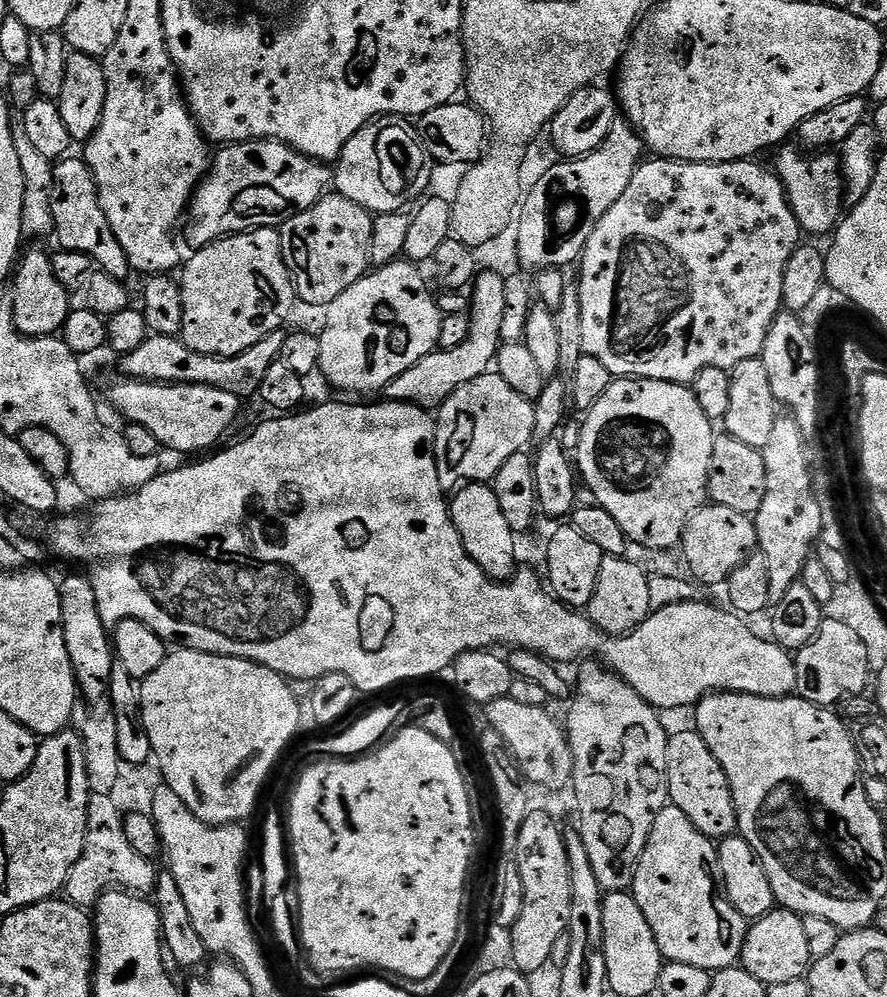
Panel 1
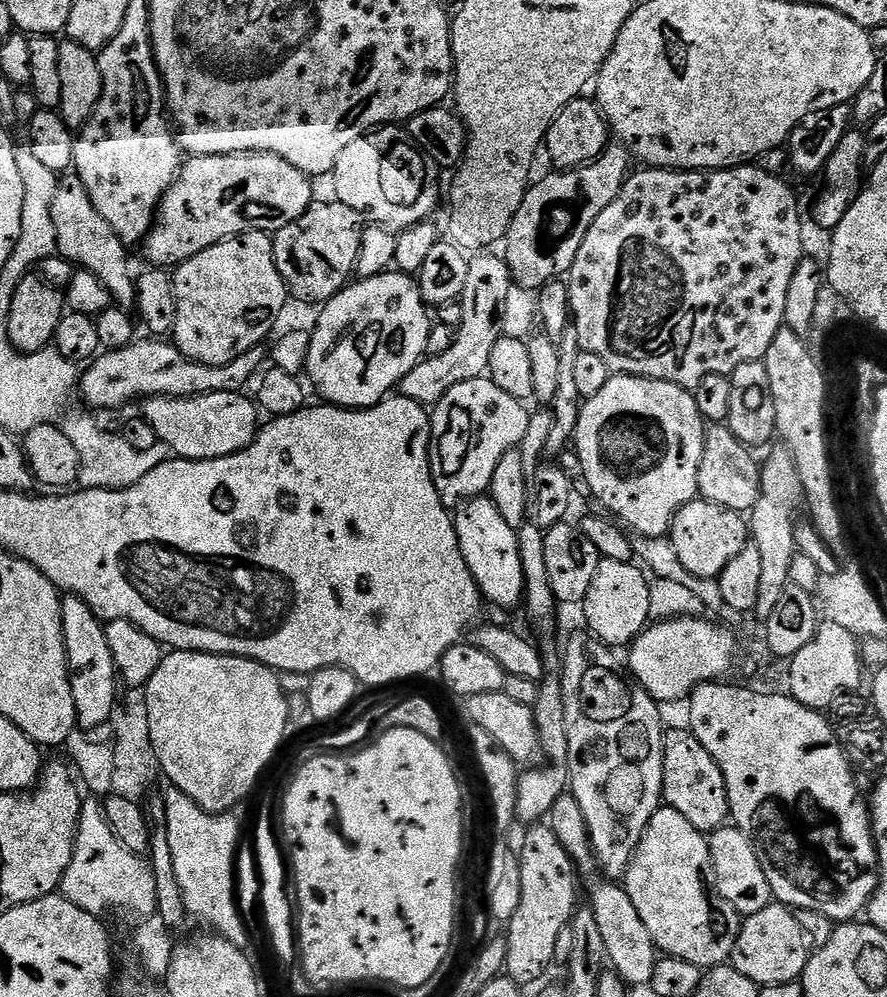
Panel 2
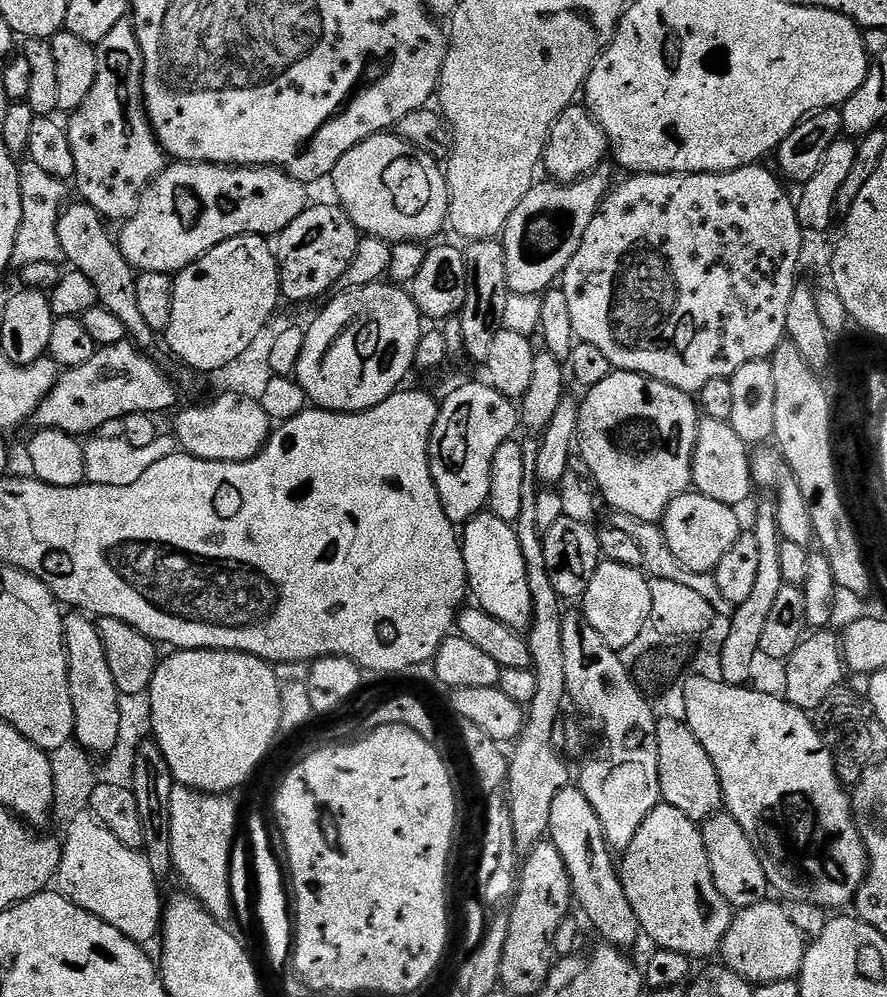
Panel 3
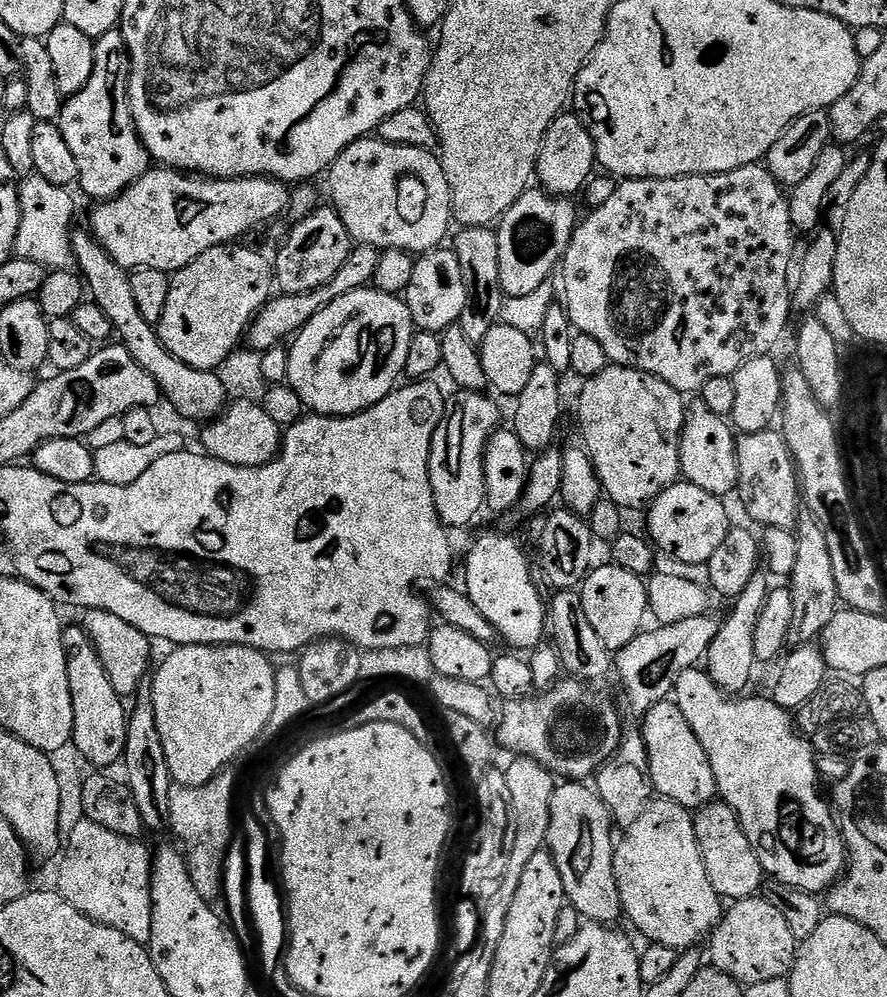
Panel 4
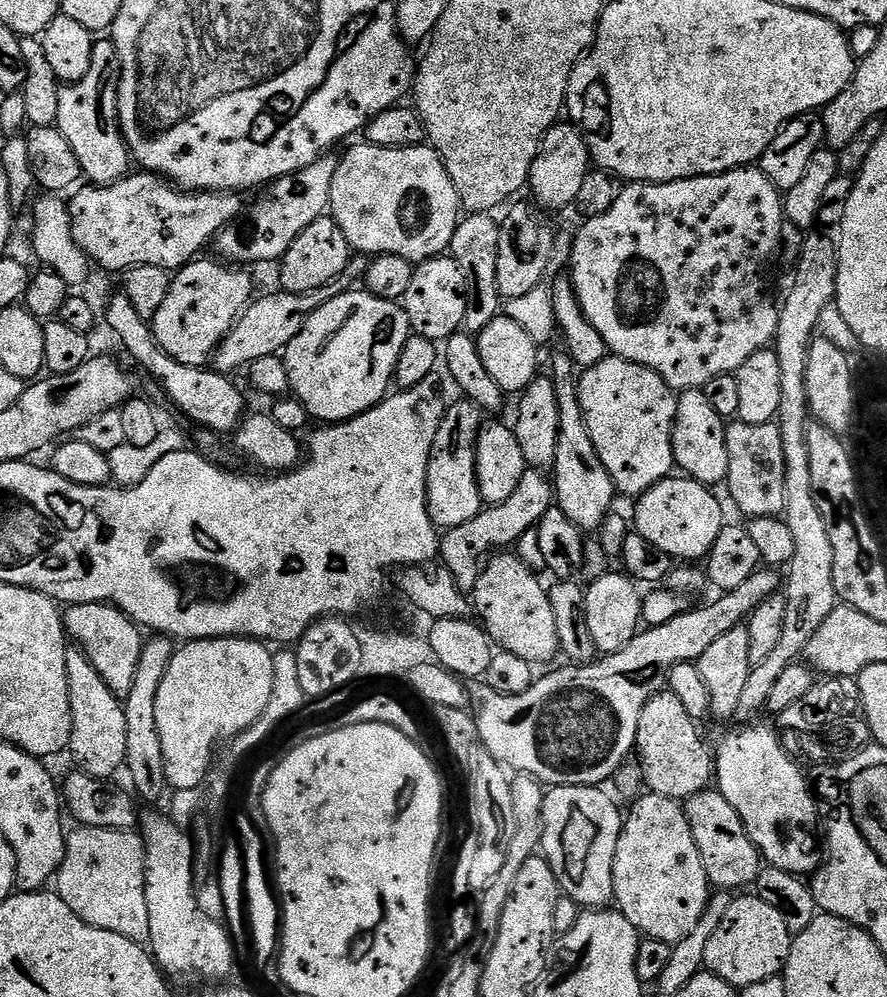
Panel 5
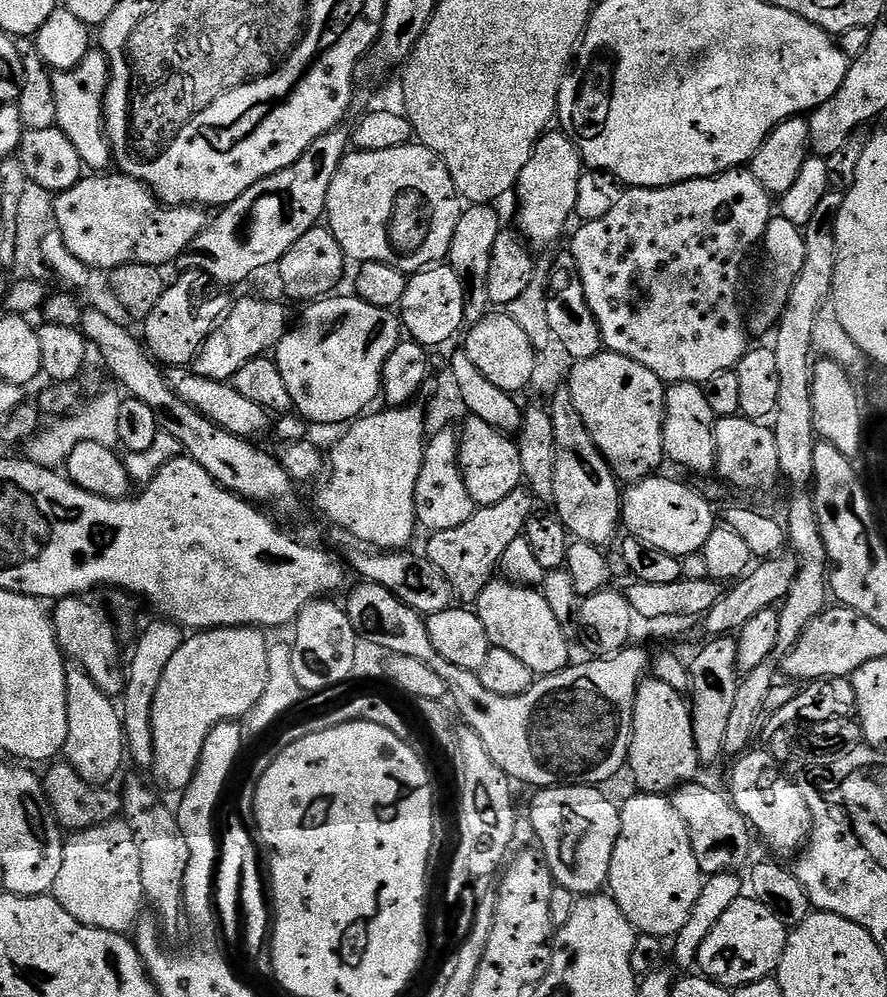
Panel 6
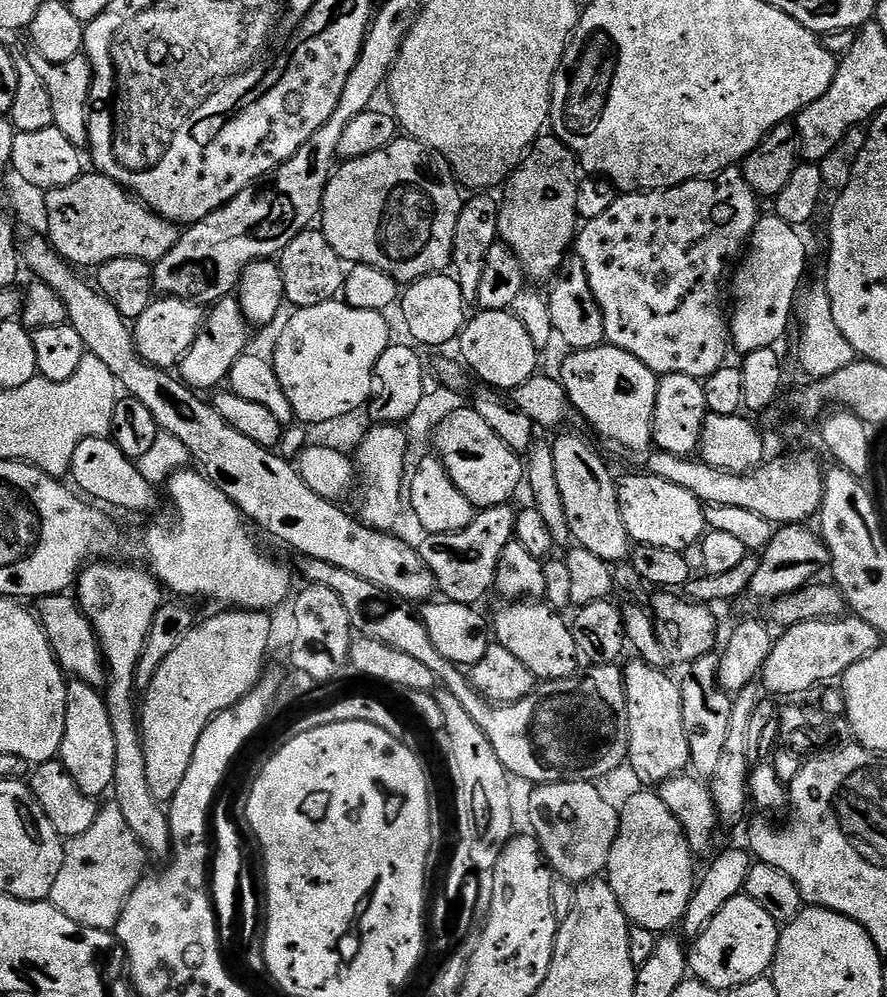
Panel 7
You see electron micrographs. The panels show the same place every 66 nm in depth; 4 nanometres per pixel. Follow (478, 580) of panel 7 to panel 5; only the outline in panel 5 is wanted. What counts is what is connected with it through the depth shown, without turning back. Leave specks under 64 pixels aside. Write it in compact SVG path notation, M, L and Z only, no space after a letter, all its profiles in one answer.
M525 470L518 490L514 490L514 494L506 498L506 502L485 507L477 516L470 518L470 522L447 529L443 533L438 556L443 567L452 571L461 592L471 593L485 561L497 550L511 549L518 542L518 538L526 534L526 530L535 528L540 523L546 510L553 508L554 484L549 477L547 480L544 476L547 475L540 470Z

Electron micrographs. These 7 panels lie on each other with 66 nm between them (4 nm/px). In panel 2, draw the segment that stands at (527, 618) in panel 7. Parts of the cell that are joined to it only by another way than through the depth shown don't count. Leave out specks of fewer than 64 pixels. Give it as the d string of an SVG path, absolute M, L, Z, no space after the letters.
M487 495L476 496L461 504L455 509L454 519L466 566L480 587L481 595L500 606L519 605L524 599L524 571L517 529L502 518L498 506Z

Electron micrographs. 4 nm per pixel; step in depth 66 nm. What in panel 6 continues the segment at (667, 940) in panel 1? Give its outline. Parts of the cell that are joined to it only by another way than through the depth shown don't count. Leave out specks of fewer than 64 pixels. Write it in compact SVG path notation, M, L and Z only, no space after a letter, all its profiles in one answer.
M642 791L635 795L620 808L620 833L610 858L606 888L637 933L672 938L686 926L705 877L694 858L686 822L674 810L671 799Z

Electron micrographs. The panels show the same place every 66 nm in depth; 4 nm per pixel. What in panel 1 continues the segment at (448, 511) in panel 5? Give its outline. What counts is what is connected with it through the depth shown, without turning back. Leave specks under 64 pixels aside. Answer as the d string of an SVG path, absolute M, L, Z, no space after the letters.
M489 370L474 382L466 382L466 386L458 386L450 398L440 405L434 416L436 422L436 465L438 466L438 482L446 490L456 490L466 484L483 484L495 481L498 470L506 458L514 458L514 454L525 451L534 440L534 403L522 398L518 390L506 383L499 372Z

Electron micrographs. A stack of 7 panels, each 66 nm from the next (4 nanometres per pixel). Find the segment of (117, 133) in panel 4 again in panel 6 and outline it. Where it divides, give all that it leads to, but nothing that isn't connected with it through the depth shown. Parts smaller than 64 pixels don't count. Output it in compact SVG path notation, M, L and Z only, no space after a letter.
M89 50L84 61L78 66L74 66L74 70L52 72L52 85L54 86L54 106L58 106L56 127L62 130L62 134L66 134L66 138L70 138L70 142L74 142L74 150L78 150L85 169L107 169L104 167L113 163L112 147L108 144L108 132L104 128L104 99L108 89L108 59L99 50Z

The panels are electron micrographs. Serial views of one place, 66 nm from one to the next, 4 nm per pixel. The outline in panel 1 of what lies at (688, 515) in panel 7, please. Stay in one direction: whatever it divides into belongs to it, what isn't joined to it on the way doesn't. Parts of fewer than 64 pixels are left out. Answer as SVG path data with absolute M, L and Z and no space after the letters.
M709 503L688 519L683 548L684 560L692 571L693 581L723 585L730 574L734 574L734 570L738 570L738 566L742 566L742 562L746 562L746 558L757 551L755 519L738 510L730 510L730 506Z

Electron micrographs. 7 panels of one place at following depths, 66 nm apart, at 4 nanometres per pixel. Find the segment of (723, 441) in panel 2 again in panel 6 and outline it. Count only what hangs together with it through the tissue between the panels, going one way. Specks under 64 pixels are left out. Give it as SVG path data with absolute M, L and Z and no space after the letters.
M694 382L667 385L664 393L664 454L688 472L716 472L716 421L703 387Z

